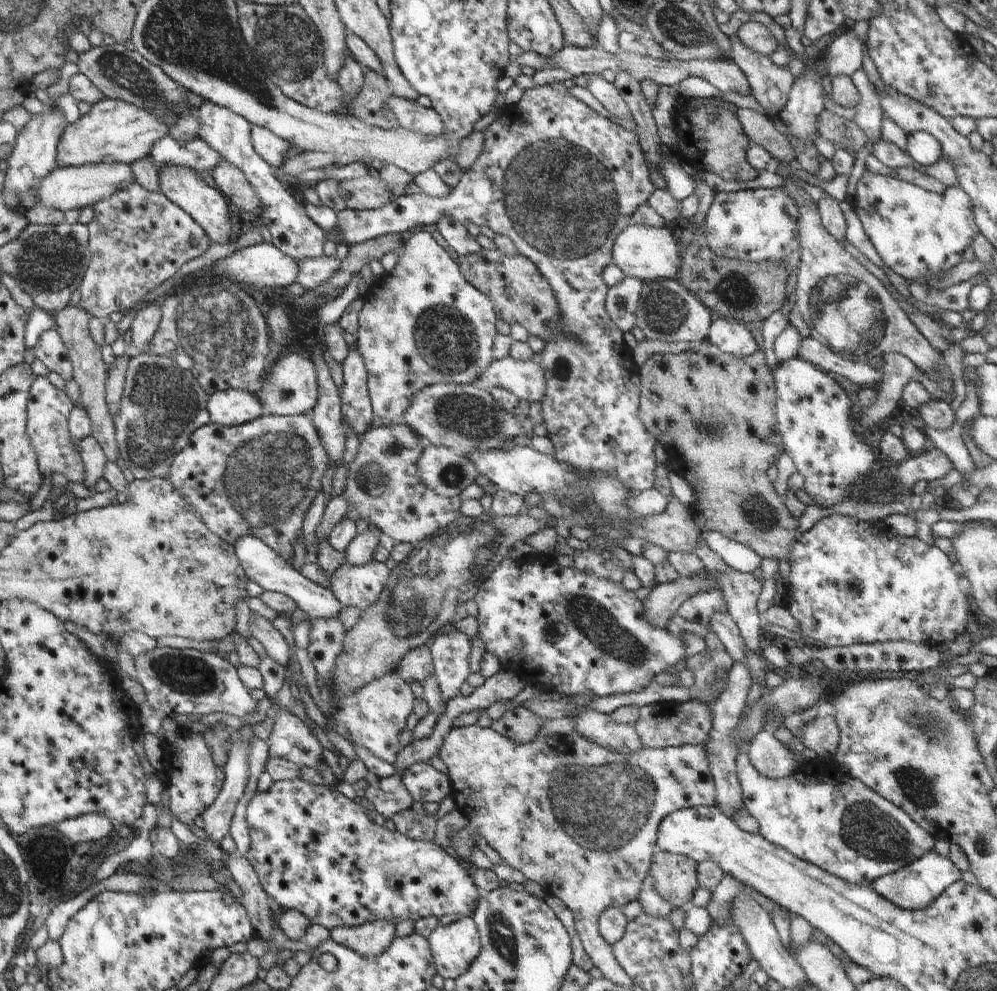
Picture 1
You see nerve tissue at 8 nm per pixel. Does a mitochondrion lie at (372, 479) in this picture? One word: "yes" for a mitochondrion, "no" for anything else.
yes

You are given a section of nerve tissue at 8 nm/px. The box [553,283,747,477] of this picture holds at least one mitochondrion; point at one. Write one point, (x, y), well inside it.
(711, 429)

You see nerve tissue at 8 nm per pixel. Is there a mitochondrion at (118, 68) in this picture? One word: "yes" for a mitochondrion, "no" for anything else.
yes

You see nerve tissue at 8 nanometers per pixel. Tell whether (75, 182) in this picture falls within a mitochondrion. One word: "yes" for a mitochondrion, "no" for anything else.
no

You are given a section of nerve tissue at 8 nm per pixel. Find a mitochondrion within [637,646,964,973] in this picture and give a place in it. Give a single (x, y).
(867, 829)

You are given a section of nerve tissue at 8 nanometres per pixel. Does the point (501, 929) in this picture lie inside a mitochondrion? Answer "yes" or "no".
yes

